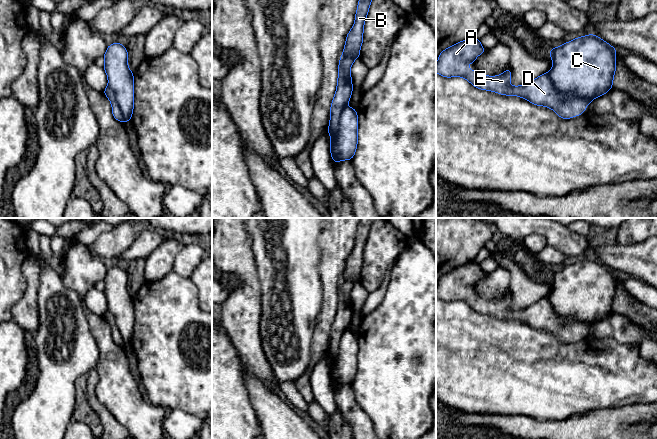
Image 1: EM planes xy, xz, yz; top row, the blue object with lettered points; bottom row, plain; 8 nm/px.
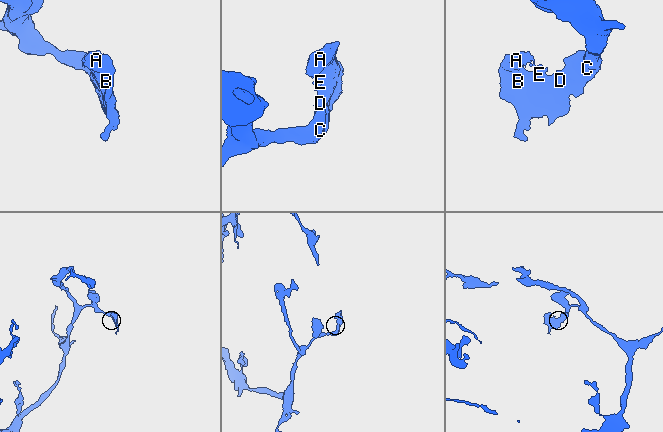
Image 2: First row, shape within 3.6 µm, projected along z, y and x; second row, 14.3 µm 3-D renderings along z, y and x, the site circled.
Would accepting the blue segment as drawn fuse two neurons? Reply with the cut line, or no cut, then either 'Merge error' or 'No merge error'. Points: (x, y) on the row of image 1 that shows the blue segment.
Split along yz (548, 73), (562, 95), (561, 102), (579, 97), (586, 106). Merge error

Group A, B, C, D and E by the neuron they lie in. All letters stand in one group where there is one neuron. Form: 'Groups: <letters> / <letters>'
Groups: A B D E / C

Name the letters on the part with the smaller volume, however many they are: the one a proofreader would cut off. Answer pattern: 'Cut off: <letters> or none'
Cut off: A, B, D, E

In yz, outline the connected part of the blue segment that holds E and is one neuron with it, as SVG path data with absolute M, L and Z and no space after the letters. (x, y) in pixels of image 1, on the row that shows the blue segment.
M469 38L464 41L458 42L440 53L438 61L436 63L436 73L447 78L465 78L474 87L481 90L488 90L507 96L519 96L523 99L527 99L534 105L545 106L550 109L553 109L555 113L563 119L570 119L574 116L579 116L583 114L586 110L586 104L581 98L570 97L565 99L565 101L561 103L560 99L563 98L563 95L554 86L549 73L543 73L542 75L540 75L536 79L533 79L529 83L520 86L511 86L510 68L497 76L487 76L485 74L477 73L472 69L468 69L467 65L469 63L475 63L476 57L482 55L484 52L485 49L482 47L480 40L477 38Z

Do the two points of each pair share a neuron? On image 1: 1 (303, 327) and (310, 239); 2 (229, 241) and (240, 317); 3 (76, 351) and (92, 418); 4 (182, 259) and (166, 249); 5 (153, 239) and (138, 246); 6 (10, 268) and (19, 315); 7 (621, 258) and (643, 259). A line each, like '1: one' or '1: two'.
1: one
2: one
3: two
4: two
5: one
6: two
7: one

